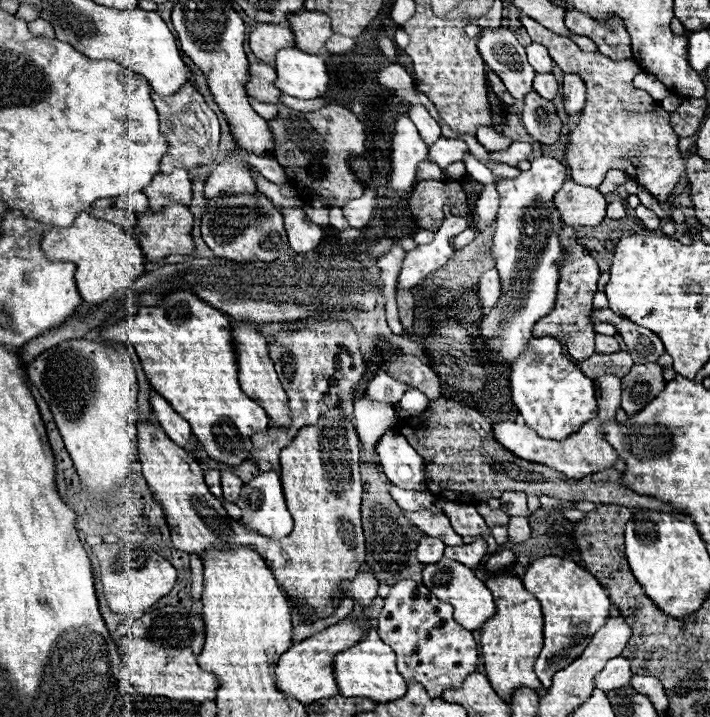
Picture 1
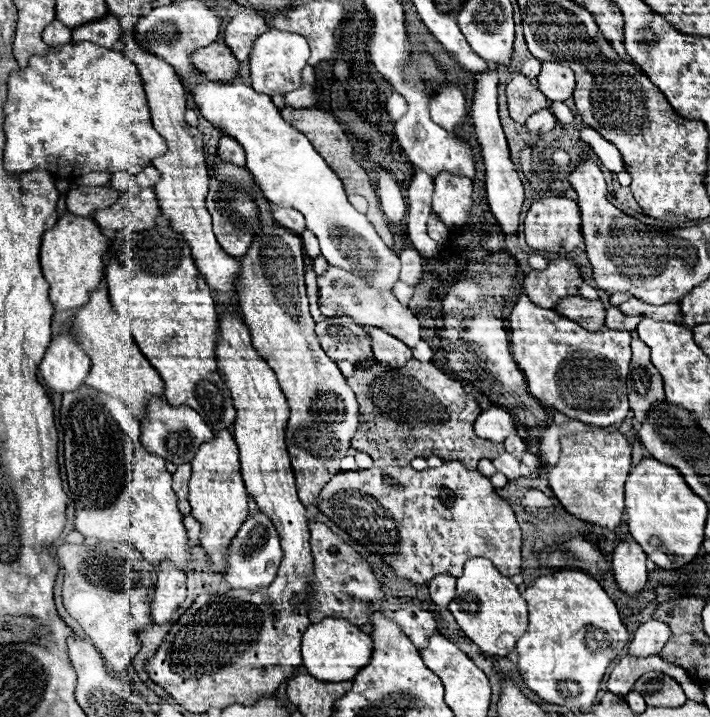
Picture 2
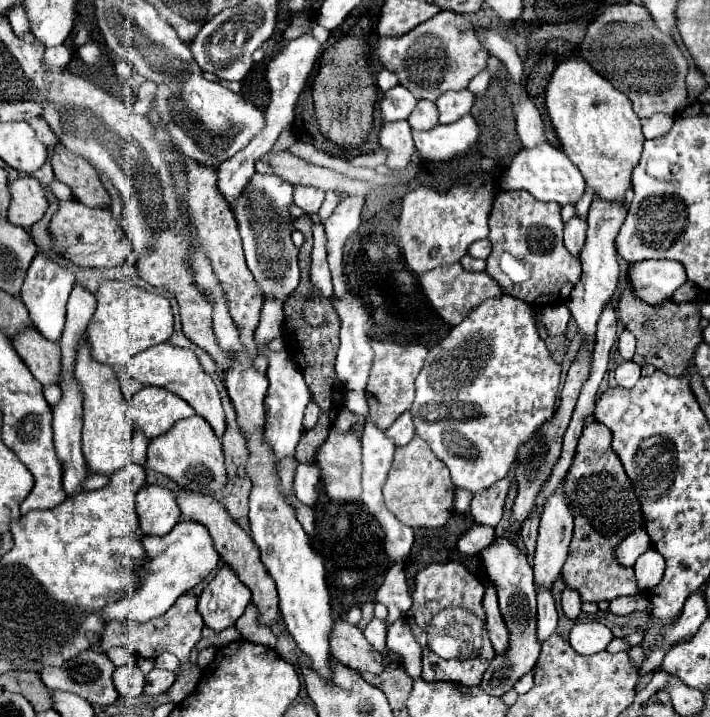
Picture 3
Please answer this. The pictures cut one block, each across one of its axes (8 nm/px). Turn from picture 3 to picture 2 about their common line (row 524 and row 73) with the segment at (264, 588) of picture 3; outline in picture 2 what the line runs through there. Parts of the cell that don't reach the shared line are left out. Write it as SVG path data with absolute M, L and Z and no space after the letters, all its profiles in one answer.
M210 44L206 48L198 48L192 54L194 68L200 68L202 74L206 74L210 80L222 80L230 82L238 78L240 62L234 58L232 50L226 44Z

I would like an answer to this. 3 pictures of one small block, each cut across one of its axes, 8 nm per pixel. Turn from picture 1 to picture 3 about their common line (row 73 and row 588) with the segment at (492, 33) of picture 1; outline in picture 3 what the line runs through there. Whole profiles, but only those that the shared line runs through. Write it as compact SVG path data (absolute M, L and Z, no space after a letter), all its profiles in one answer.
M496 536L494 544L490 544L490 548L484 548L478 556L482 558L486 574L498 592L500 612L510 630L510 650L502 656L504 660L496 658L490 662L482 676L480 688L484 692L490 692L490 696L502 696L504 692L512 690L512 684L522 674L534 668L540 654L540 644L536 642L536 586L532 582L532 566L528 564L526 554L518 546L514 546L512 536Z

